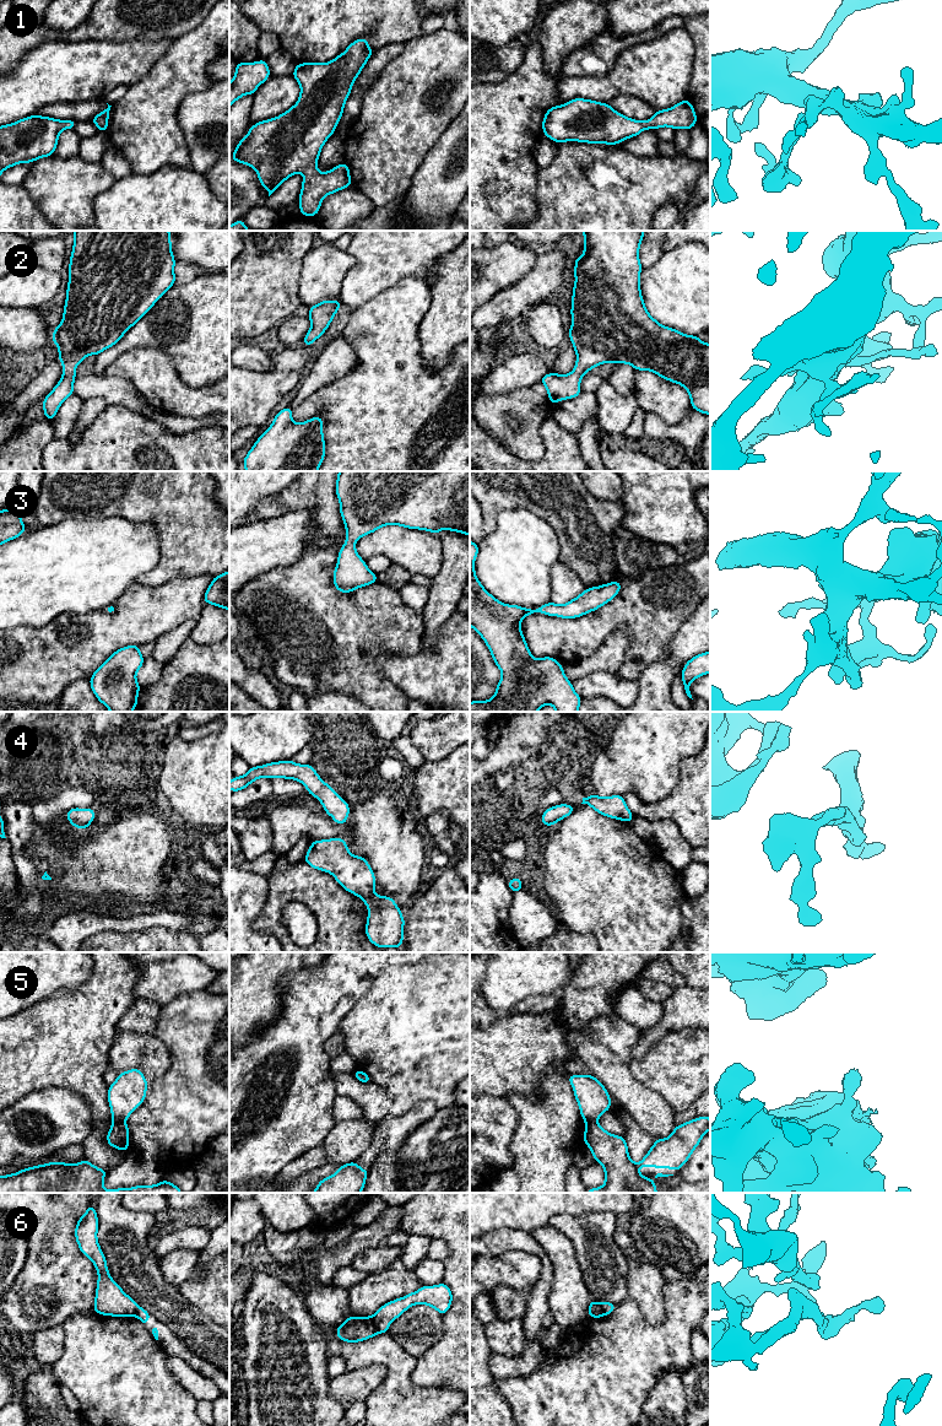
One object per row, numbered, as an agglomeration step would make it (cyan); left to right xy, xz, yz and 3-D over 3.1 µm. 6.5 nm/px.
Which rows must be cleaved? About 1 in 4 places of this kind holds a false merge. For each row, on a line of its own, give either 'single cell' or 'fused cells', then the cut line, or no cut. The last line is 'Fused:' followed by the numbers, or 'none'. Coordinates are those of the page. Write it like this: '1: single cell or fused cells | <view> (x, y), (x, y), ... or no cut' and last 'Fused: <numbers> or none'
1: single cell | no cut
2: single cell | no cut
3: single cell | no cut
4: single cell | no cut
5: fused cells | xy (113, 1121), (123, 1122)
6: fused cells | xz (371, 1317), (379, 1332)
Fused: 5, 6

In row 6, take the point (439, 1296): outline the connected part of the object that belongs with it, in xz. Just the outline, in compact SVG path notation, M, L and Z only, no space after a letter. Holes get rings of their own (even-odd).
M442 1282L434 1286L422 1285L419 1290L383 1305L372 1316L372 1320L379 1333L385 1334L390 1323L404 1314L408 1307L423 1303L433 1307L443 1316L449 1311L451 1301L453 1293L446 1284Z

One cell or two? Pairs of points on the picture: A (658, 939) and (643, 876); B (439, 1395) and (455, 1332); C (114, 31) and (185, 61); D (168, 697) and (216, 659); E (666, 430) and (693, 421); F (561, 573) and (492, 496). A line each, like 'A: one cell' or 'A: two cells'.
A: one cell
B: two cells
C: two cells
D: one cell
E: one cell
F: two cells

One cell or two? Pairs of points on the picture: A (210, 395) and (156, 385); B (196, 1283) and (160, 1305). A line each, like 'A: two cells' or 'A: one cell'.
A: one cell
B: two cells

